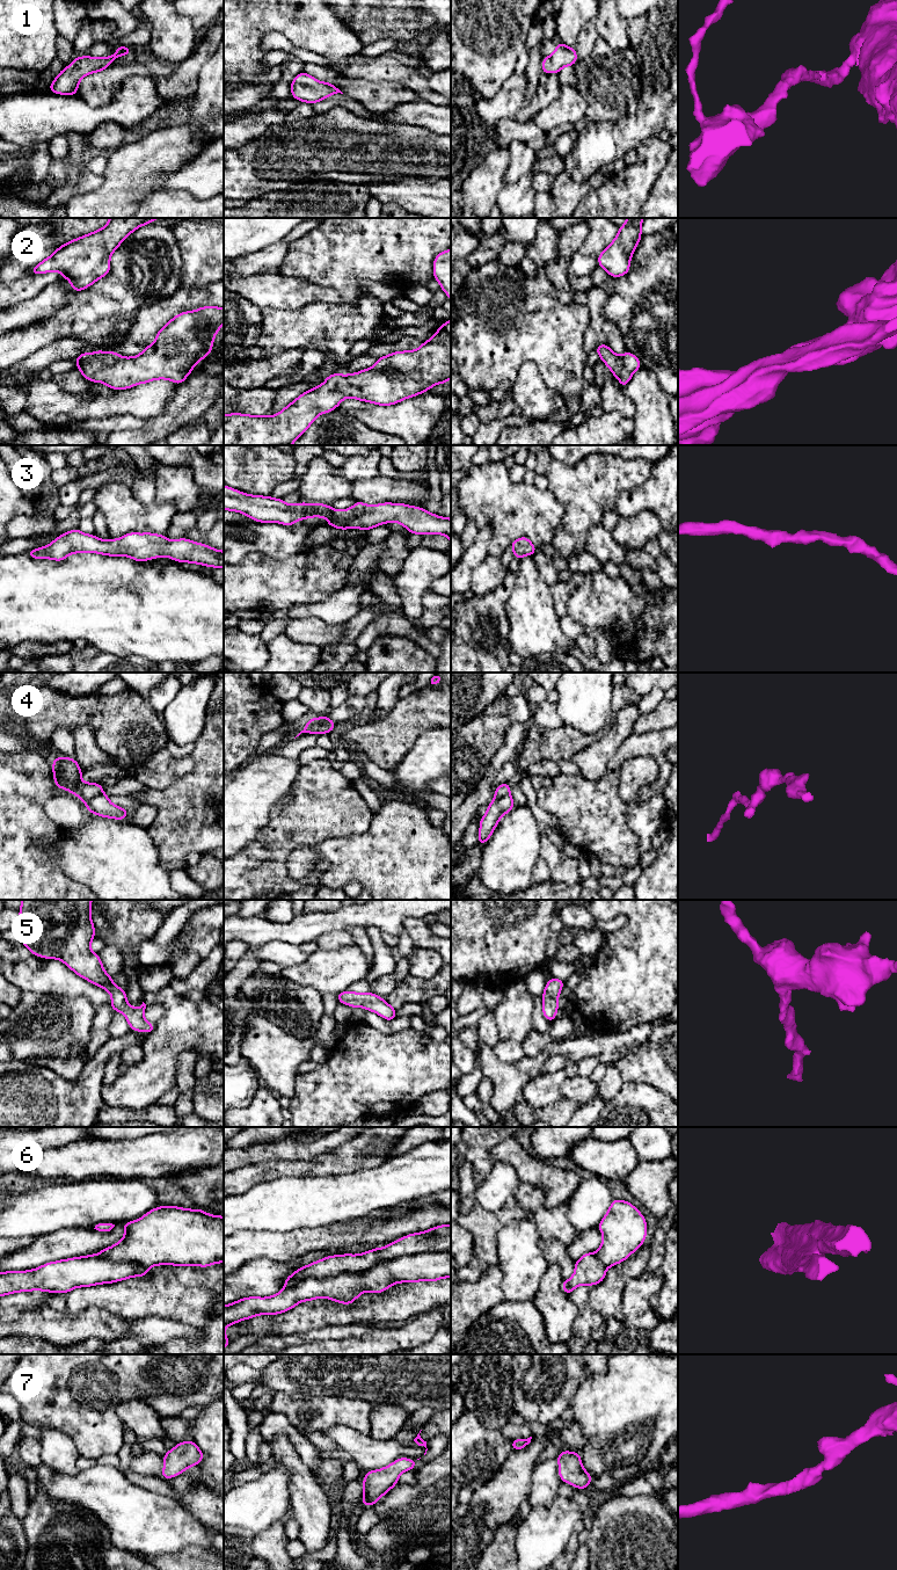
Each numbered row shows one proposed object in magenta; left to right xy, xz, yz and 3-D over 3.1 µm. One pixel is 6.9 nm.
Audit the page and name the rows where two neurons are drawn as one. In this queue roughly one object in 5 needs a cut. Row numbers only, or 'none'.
4

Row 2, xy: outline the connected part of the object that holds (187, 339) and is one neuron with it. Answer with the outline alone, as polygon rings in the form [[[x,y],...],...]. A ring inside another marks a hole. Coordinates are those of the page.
[[[203,306],[195,311],[182,312],[168,321],[156,334],[155,341],[134,357],[122,357],[114,351],[97,350],[82,352],[78,357],[76,369],[93,383],[103,383],[112,390],[125,390],[137,384],[155,379],[168,379],[182,384],[194,366],[211,354],[214,335],[224,324],[224,308]]]

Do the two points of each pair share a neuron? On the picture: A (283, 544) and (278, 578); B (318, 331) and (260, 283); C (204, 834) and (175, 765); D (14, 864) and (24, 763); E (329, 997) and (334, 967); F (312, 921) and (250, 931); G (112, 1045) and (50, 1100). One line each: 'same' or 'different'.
A: different
B: different
C: different
D: same
E: different
F: same
G: same

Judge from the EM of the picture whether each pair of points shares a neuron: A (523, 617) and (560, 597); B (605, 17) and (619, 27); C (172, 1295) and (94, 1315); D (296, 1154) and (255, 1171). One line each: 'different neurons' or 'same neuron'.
A: different neurons
B: same neuron
C: different neurons
D: different neurons

